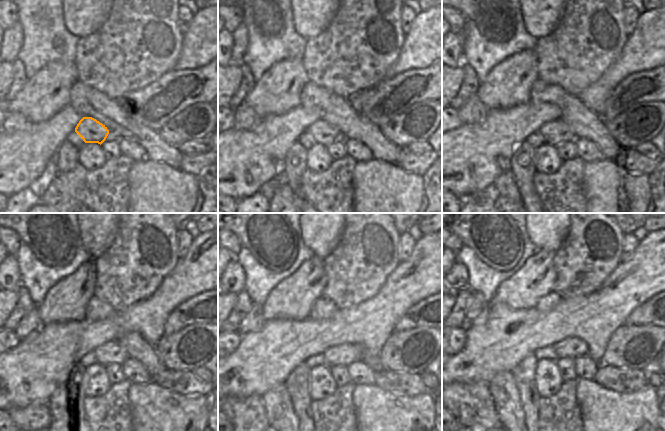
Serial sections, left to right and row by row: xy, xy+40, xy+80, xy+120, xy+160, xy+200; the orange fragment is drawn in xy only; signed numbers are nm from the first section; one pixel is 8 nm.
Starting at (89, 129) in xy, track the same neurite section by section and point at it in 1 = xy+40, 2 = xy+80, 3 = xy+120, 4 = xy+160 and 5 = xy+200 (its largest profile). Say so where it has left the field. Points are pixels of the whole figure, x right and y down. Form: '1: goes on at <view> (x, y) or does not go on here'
1: goes on at xy+40 (323, 133)
2: goes on at xy+80 (553, 132)
3: goes on at xy+120 (112, 352)
4: goes on at xy+160 (344, 354)
5: goes on at xy+200 (571, 348)

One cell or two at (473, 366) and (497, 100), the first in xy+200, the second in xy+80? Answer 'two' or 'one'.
two

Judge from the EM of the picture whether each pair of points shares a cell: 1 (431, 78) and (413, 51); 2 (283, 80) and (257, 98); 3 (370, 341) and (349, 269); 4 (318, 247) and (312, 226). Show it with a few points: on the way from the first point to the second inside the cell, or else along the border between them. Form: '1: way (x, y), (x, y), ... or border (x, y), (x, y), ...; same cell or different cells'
1: border (431, 63), (423, 68), (410, 68), (401, 73); different cells
2: way (277, 86), (263, 98); same cell
3: border (379, 289), (373, 296), (357, 304), (337, 309); different cells
4: way (318, 242), (317, 231); same cell

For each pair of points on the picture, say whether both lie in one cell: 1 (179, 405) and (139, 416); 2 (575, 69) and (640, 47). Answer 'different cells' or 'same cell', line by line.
1: same cell
2: different cells

